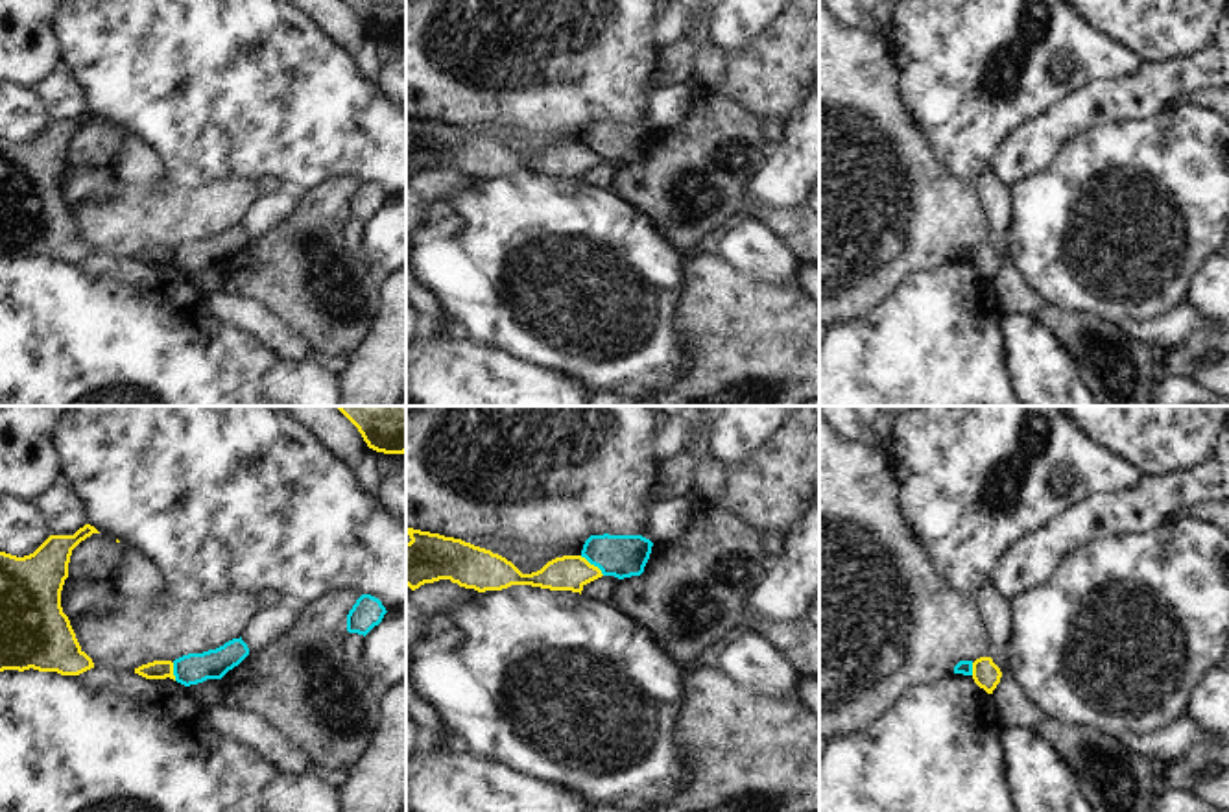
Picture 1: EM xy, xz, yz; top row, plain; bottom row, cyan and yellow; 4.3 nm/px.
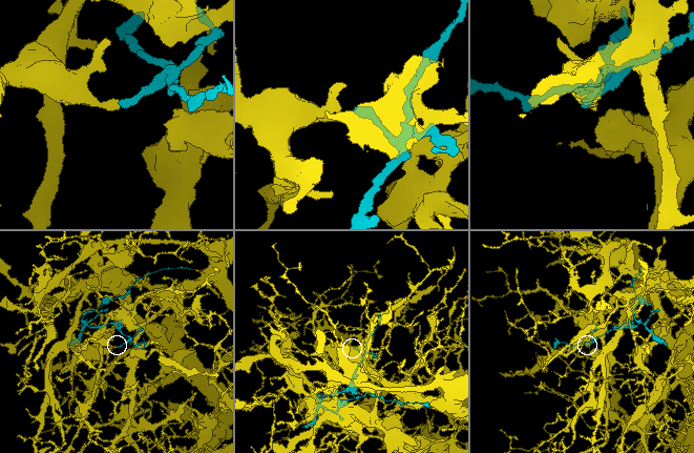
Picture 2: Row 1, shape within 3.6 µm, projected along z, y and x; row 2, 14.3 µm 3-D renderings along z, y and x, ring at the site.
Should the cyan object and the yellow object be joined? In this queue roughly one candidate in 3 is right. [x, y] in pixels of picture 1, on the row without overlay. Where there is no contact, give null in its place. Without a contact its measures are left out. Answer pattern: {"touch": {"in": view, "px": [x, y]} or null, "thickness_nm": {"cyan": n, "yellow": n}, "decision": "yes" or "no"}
{"touch": {"in": "xz", "px": [593, 150]}, "thickness_nm": {"cyan": 190, "yellow": 160}, "decision": "no"}

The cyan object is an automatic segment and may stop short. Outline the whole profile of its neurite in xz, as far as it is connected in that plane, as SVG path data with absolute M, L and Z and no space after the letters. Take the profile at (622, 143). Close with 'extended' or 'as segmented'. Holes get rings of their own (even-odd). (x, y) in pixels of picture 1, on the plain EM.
M591 122L581 137L603 162L618 166L640 162L650 146L653 129L642 122Z; as segmented

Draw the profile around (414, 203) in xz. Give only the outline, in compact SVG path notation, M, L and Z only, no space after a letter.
M450 166L424 170L415 177L406 172L406 236L412 227L419 225L424 205L432 203L434 199L448 197L458 188L474 185L478 181L478 177L459 173Z

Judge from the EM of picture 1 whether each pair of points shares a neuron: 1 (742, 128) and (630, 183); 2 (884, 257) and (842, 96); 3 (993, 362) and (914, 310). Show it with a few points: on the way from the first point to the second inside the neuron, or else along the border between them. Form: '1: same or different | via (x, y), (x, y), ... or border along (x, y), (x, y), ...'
1: same | via (715, 144), (674, 179), (657, 179)
2: same | via (846, 216), (846, 137)
3: same | via (973, 362), (966, 362), (934, 331)

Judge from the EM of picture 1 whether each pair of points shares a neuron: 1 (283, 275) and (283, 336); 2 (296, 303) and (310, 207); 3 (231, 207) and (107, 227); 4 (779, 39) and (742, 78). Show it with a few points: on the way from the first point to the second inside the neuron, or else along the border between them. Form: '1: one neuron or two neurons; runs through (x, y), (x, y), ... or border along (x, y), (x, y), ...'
1: two neurons; border along (244, 299), (262, 303), (312, 351)
2: one neuron; runs through (298, 279), (298, 242), (307, 231)
3: one neuron; runs through (200, 213), (139, 218)
4: one neuron; runs through (772, 48), (751, 69)

